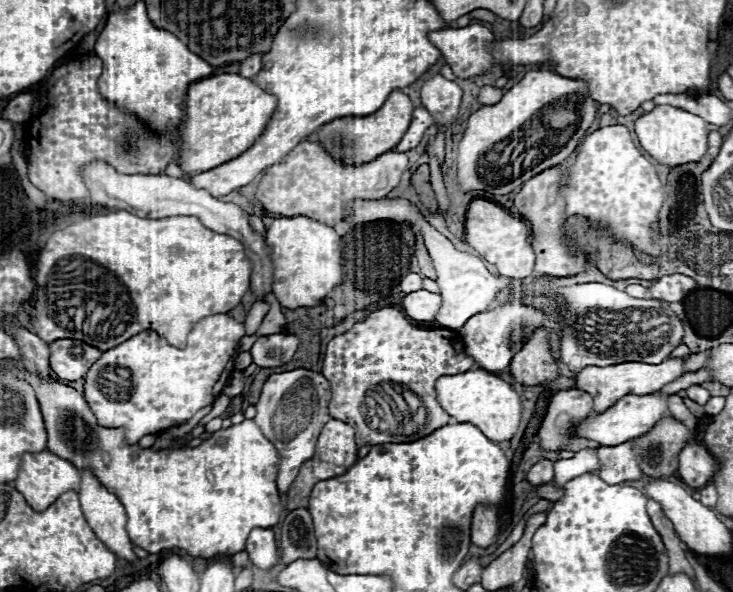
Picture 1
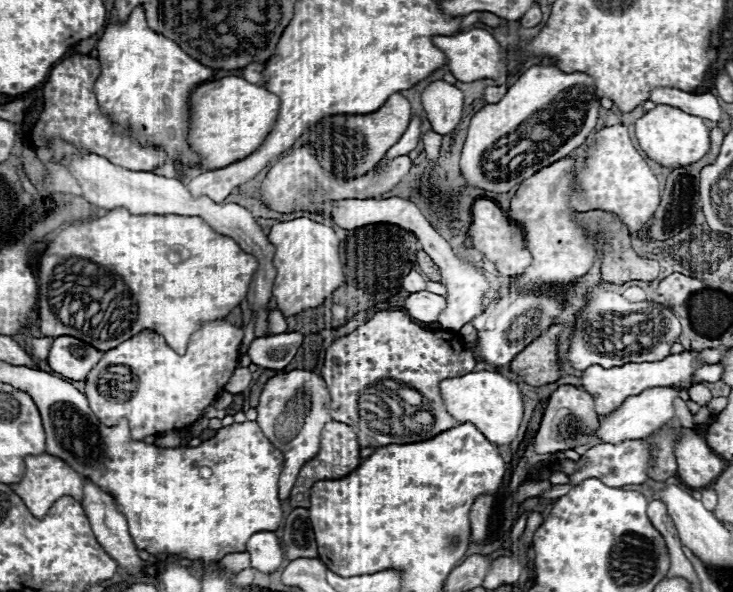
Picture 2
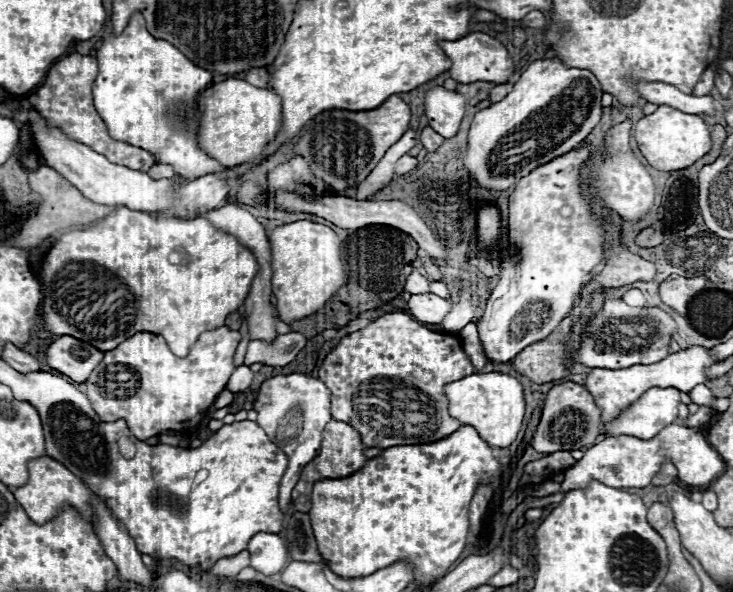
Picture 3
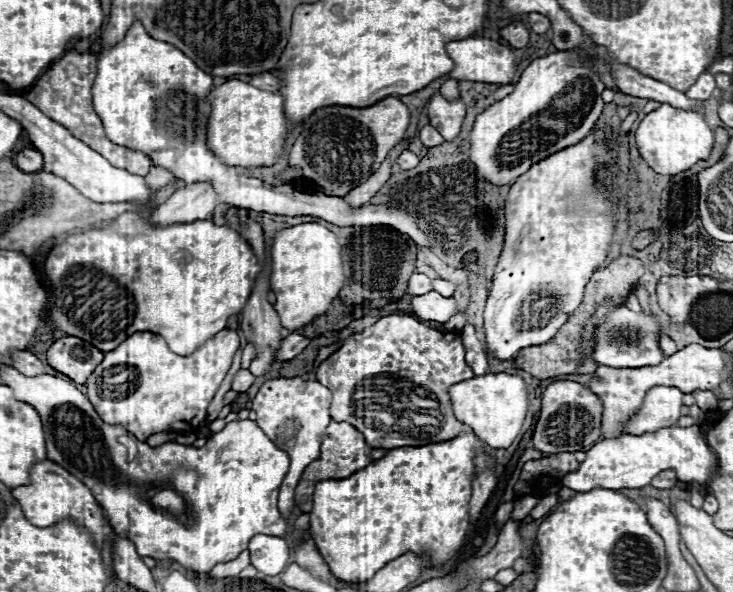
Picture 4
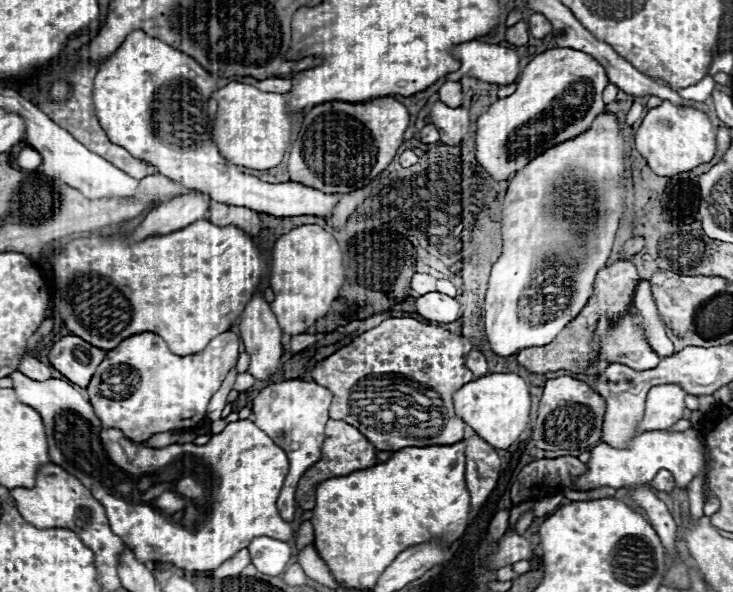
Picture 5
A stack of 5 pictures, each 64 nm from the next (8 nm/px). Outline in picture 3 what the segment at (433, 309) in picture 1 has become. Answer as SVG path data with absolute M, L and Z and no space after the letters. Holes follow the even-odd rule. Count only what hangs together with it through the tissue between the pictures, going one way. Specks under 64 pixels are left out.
M414 294L408 300L410 314L426 324L440 324L444 316L450 312L452 302L446 298L440 298L436 294Z

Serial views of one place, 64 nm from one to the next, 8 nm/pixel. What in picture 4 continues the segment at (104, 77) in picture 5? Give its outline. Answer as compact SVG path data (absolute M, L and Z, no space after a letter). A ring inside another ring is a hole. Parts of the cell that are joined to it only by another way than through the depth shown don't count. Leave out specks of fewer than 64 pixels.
M132 24L124 40L120 40L114 48L100 52L98 76L92 86L94 110L104 124L106 136L114 144L144 152L154 166L166 168L184 184L210 182L220 204L280 216L316 216L336 226L386 224L394 226L402 234L408 234L418 246L430 246L428 236L418 228L416 220L400 208L388 208L384 204L350 208L340 196L326 196L322 192L290 184L272 186L258 178L238 174L234 166L222 164L206 146L208 114L200 114L196 110L196 106L204 102L210 92L212 76L198 68L172 44L150 38L142 24Z

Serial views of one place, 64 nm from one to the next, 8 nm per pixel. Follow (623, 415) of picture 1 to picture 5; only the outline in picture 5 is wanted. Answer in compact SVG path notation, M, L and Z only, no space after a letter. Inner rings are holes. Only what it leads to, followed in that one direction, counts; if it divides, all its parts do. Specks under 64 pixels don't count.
M662 384L650 388L646 398L646 412L638 430L668 430L682 418L684 398L686 392L678 384Z

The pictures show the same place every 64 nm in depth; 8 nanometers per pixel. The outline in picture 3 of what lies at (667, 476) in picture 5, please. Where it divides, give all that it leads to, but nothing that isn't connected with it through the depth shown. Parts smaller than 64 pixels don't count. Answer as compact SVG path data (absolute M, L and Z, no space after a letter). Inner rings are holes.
M666 462L666 464L662 464L660 472L652 478L652 484L654 486L668 486L672 482L676 482L676 468L672 462Z

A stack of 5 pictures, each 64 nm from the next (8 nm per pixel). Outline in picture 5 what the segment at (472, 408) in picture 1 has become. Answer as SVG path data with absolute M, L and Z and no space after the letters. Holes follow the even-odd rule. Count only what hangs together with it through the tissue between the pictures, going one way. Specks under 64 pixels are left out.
M486 374L482 378L476 378L468 384L464 384L458 392L454 392L454 406L458 416L478 434L482 436L490 446L506 450L510 448L520 434L524 432L530 416L530 392L518 374Z

